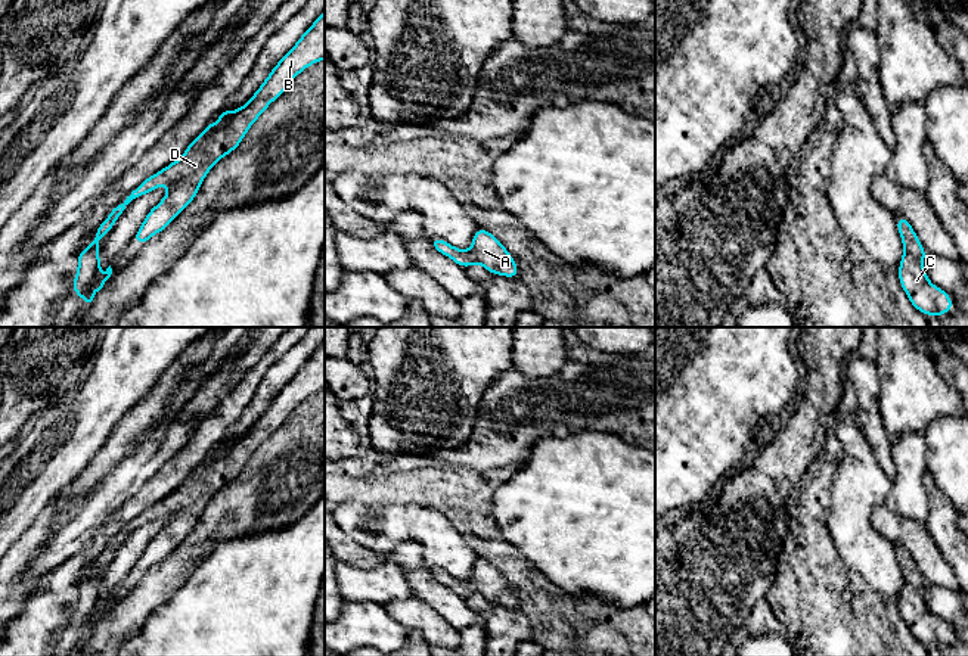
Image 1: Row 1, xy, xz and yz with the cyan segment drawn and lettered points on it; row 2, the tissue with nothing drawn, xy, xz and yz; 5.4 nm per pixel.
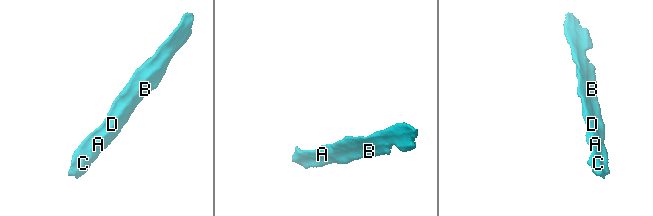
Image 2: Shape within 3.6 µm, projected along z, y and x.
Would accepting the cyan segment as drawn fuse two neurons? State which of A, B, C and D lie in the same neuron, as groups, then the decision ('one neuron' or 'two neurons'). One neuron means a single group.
groups A B C D; one neuron

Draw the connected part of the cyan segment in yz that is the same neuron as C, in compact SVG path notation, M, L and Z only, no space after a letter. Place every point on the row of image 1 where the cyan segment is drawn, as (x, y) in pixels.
M899 215L897 228L905 248L897 274L909 301L916 310L927 315L941 315L949 313L953 301L944 290L928 280L922 265L925 251L912 226Z

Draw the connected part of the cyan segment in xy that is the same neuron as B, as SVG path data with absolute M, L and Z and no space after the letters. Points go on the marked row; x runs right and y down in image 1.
M325 10L320 13L316 22L301 35L298 43L272 69L267 80L254 93L252 99L246 105L232 112L223 111L221 114L218 114L215 119L186 147L184 155L179 161L171 162L167 168L146 178L137 189L130 192L124 202L121 202L111 211L108 218L96 230L96 237L93 239L90 246L83 249L78 255L78 270L72 287L87 307L93 305L94 293L103 287L105 282L112 274L112 268L109 265L100 279L100 285L96 289L93 287L100 270L97 245L100 239L106 236L114 227L115 221L125 211L127 205L159 186L170 187L170 192L156 206L151 209L142 227L134 236L134 240L143 245L153 234L162 231L193 200L201 183L204 181L212 165L239 146L249 127L266 111L266 108L286 90L291 81L307 66L322 59L325 59Z

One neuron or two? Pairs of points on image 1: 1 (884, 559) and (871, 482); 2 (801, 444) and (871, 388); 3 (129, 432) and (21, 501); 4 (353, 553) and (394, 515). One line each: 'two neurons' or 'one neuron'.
1: one neuron
2: two neurons
3: two neurons
4: two neurons

